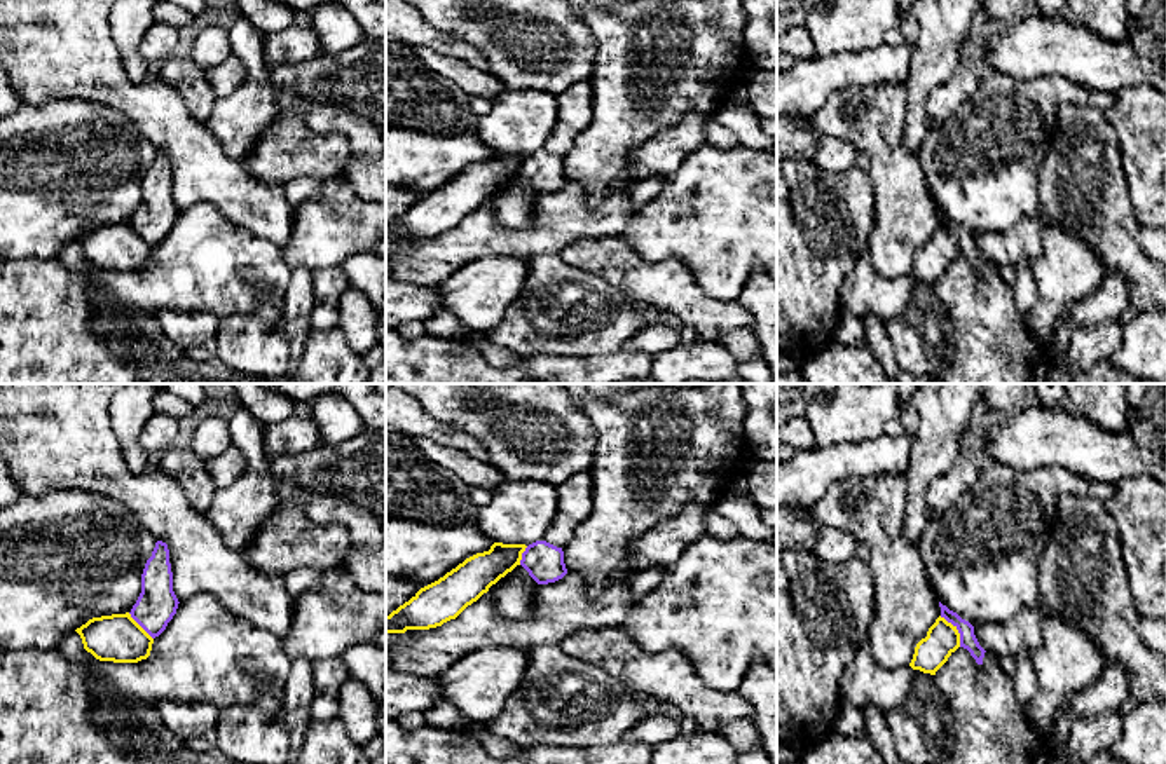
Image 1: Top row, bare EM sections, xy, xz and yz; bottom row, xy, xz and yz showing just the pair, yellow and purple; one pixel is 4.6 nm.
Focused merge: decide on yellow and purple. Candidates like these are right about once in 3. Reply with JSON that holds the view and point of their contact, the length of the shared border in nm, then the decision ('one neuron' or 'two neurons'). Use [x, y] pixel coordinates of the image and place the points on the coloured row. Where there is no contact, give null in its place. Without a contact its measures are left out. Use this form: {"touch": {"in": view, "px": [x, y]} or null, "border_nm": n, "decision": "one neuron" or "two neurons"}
{"touch": {"in": "yz", "px": [957, 630]}, "border_nm": 170, "decision": "two neurons"}

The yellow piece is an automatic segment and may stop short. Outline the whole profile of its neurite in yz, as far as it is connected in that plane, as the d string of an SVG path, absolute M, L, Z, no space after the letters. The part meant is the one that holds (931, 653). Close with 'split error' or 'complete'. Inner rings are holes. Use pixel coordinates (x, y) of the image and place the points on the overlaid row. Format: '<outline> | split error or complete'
M939 616L929 628L927 637L916 644L909 666L936 675L958 647L960 633L957 626Z | complete

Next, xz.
M494 542L489 551L466 558L386 616L386 633L429 630L456 619L492 584L520 565L525 548L525 544Z | complete

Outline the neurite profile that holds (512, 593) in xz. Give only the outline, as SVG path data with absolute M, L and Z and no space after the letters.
M517 565L489 588L494 593L494 609L506 619L525 619L532 614L532 593L539 584Z

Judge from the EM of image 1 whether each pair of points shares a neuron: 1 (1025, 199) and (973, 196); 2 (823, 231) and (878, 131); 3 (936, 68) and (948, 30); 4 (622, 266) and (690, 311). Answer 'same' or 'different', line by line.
1: same
2: different
3: same
4: same

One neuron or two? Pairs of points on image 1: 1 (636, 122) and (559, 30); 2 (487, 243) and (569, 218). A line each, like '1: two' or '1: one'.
1: two
2: one

